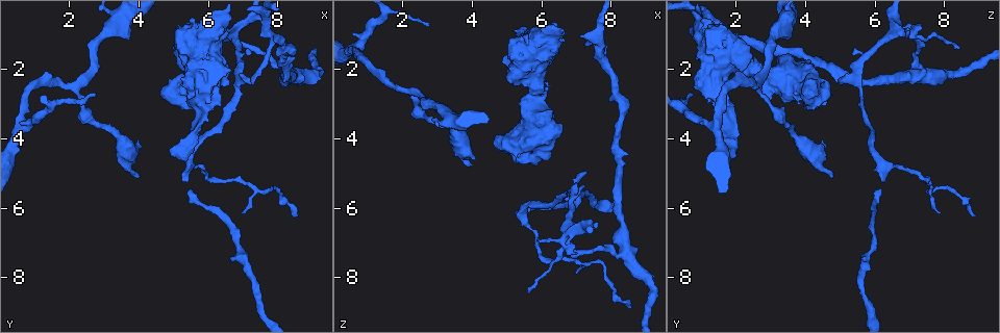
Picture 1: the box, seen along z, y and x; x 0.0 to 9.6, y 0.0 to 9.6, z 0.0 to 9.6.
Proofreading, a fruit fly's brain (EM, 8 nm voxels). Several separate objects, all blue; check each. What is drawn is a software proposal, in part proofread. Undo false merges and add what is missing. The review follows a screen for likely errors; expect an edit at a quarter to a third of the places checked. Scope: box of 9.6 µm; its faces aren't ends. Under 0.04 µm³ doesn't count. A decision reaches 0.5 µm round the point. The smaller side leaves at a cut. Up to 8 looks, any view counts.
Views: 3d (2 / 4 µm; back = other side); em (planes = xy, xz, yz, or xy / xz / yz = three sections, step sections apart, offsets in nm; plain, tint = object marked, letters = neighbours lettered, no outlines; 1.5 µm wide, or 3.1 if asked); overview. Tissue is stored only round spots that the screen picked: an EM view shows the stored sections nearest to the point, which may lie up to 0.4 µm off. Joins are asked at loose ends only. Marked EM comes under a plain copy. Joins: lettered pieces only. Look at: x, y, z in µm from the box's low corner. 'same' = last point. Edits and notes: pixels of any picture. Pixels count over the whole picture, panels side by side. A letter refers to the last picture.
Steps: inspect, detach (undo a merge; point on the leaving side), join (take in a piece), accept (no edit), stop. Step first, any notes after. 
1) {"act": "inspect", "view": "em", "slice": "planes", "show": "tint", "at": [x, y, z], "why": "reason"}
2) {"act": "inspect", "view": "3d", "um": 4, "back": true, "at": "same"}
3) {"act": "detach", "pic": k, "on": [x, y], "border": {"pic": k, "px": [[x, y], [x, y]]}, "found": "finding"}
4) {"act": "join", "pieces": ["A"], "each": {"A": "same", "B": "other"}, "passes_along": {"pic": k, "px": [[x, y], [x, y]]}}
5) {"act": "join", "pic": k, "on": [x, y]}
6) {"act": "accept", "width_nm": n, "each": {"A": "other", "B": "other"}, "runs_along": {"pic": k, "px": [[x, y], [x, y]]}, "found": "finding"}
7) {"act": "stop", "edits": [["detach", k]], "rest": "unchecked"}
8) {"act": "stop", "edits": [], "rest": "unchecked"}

{"act": "inspect", "view": "3d", "um": 4, "back": true, "at": [6.85, 0.90, 6.65], "why": "arms part here"}

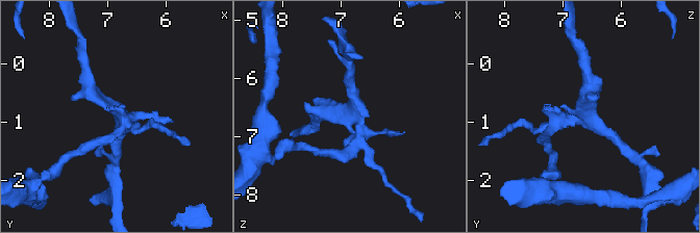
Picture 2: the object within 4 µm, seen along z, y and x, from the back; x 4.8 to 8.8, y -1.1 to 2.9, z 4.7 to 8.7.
{"act": "inspect", "view": "em", "slice": "xz", "step": 8, "show": "tint", "at": [6.80, 0.85, 6.70]}

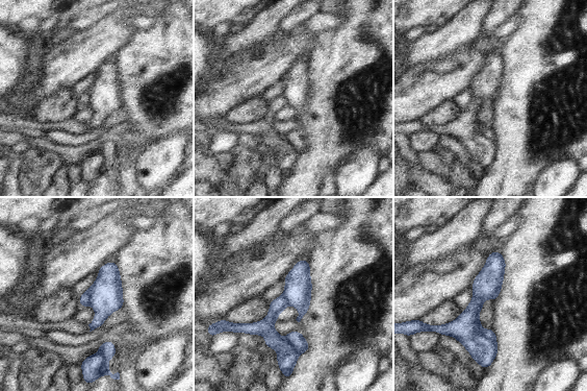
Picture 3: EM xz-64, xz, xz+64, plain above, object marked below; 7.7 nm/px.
{"act": "inspect", "view": "em", "slice": "planes", "show": "letters", "at": "same"}

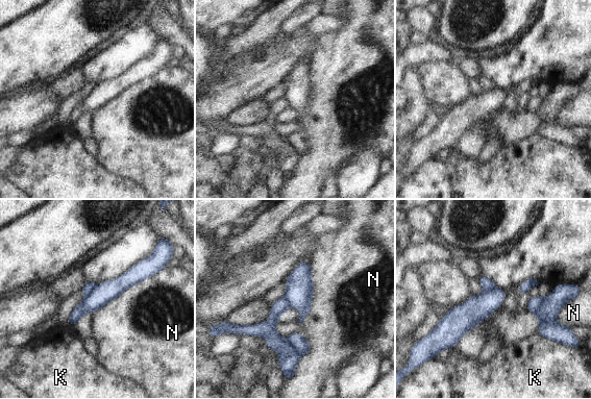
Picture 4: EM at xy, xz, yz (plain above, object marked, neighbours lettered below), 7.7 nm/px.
{"act": "detach", "pic": 4, "on": [102, 294], "each": {"K": "other", "N": "other"}, "part_leaving": {"pic": 4, "px": [[148, 267], [102, 294], [71, 322]]}, "found": "a second cell is stuck on"}

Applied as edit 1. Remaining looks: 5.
{"act": "inspect", "view": "overview"}

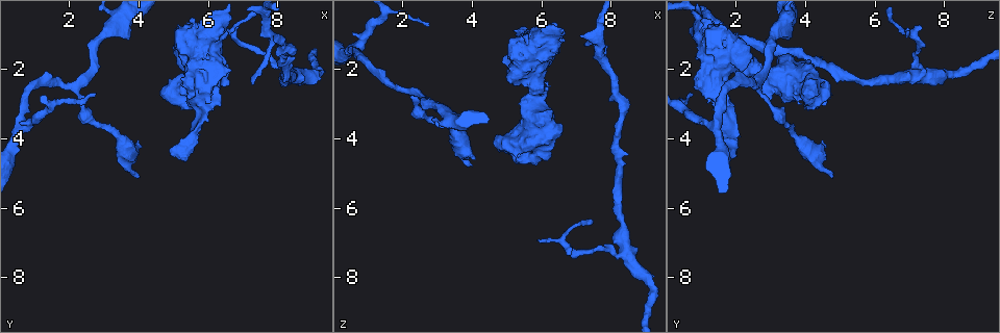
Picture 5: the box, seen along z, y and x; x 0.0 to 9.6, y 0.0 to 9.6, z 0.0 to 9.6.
{"act": "inspect", "view": "3d", "um": 2, "at": [2.15, 2.50, 2.65], "why": "arms part here"}

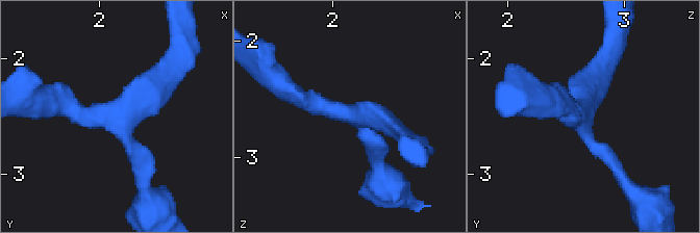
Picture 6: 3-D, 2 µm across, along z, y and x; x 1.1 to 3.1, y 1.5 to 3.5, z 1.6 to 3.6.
{"act": "inspect", "view": "em", "slice": "planes", "show": "letters", "at": [2.14, 2.48, 2.60], "arms": 3, "why": "now the EM"}

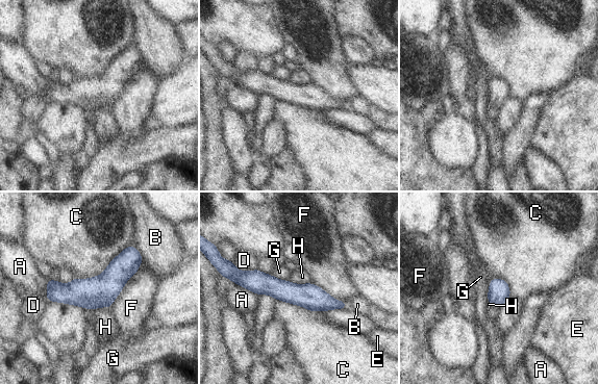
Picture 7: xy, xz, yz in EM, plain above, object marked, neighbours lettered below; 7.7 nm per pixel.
{"act": "accept", "each": {"A": "other", "B": "other", "C": "other", "D": "other", "E": "other", "F": "other", "G": "other", "H": "other"}, "found": "all the same cell"}

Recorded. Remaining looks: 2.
{"act": "inspect", "view": "em", "slice": "yz", "step": 4, "show": "letters", "at": [4.65, 2.80, 4.20], "why": "stops while still wide"}

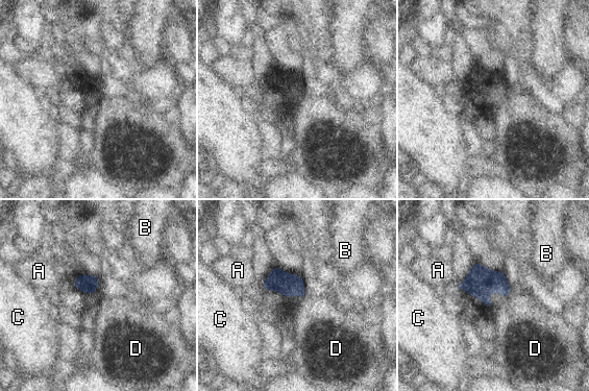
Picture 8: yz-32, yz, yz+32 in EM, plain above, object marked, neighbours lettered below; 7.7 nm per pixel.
{"act": "join", "pieces": ["D"], "longest_contact_nm": ["D", 70], "each": {"A": "other", "B": "other", "C": "other", "D": "same"}, "found": "the cell continues"}

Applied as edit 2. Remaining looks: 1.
{"act": "stop", "edits": [["detach", 4], ["join", 8]], "rest": "unchecked"}

